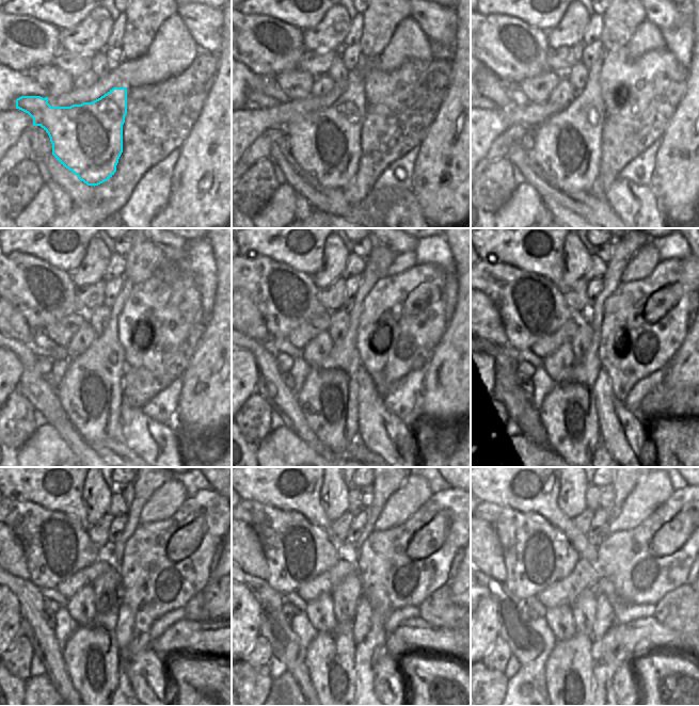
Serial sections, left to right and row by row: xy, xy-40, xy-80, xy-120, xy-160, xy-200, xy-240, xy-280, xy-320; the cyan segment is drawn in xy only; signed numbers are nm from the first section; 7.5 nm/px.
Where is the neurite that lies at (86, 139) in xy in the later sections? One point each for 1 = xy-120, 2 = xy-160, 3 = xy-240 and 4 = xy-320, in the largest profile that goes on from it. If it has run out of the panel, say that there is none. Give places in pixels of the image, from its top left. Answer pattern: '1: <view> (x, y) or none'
1: xy-120 (91, 392)
2: xy-160 (328, 399)
3: xy-240 (91, 656)
4: xy-320 (569, 677)

